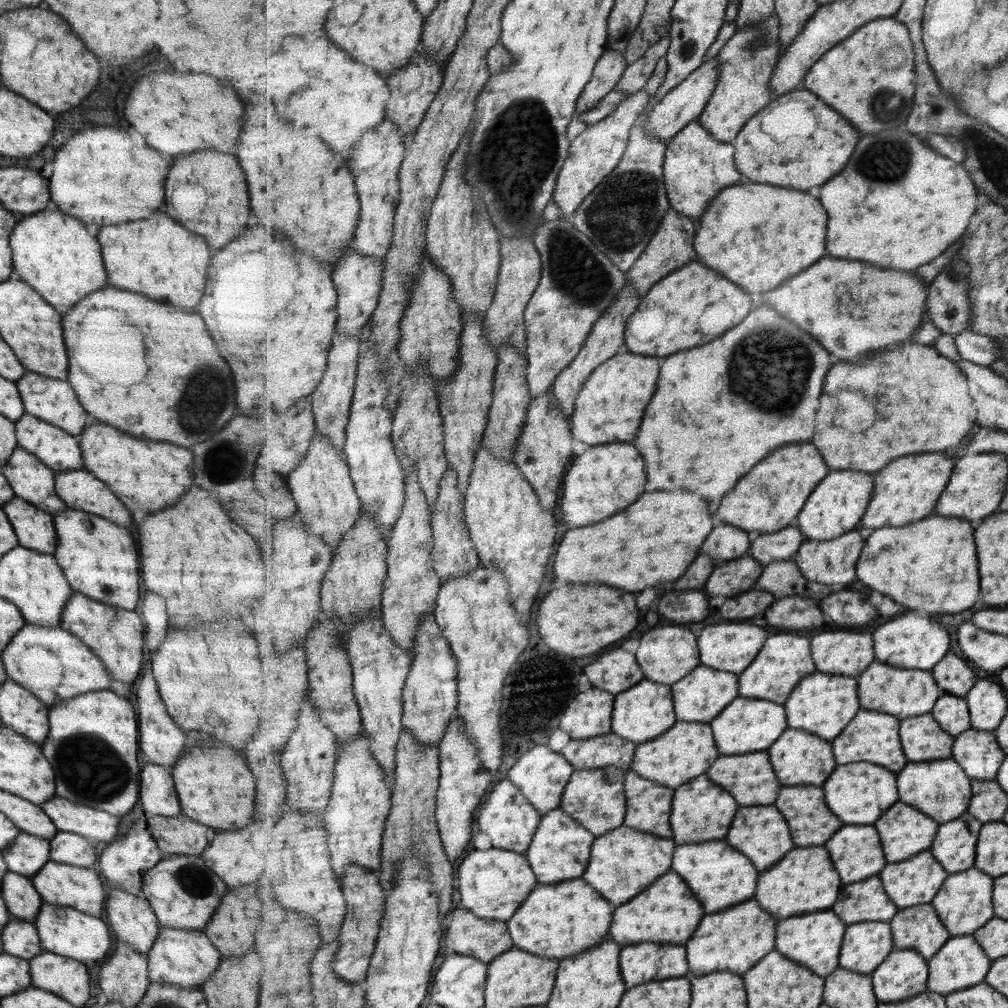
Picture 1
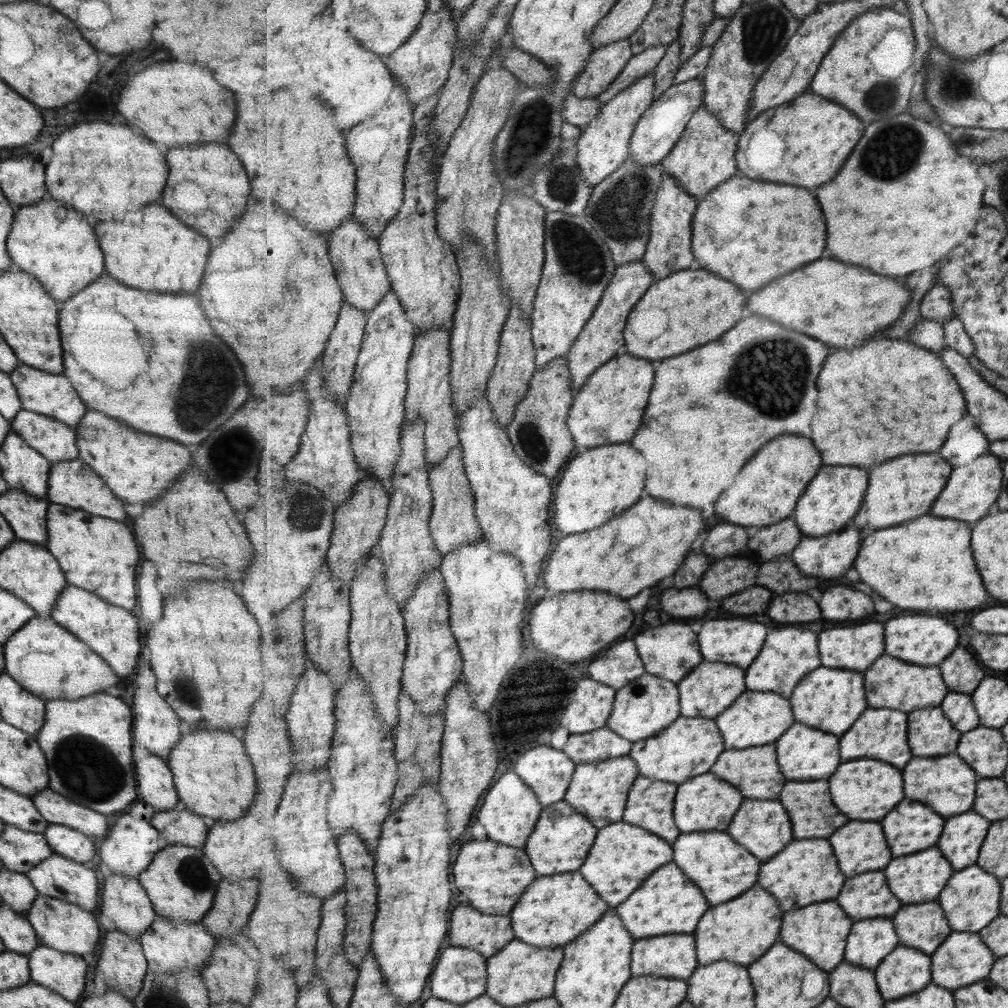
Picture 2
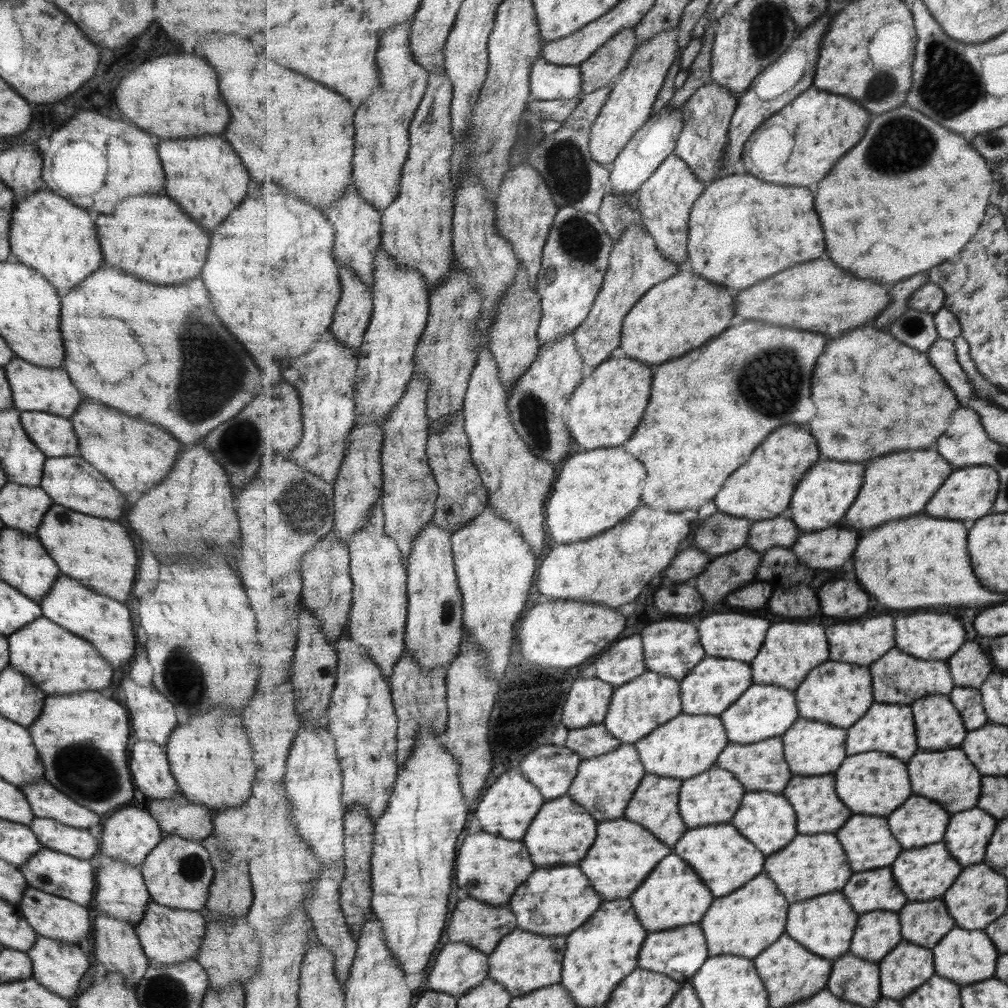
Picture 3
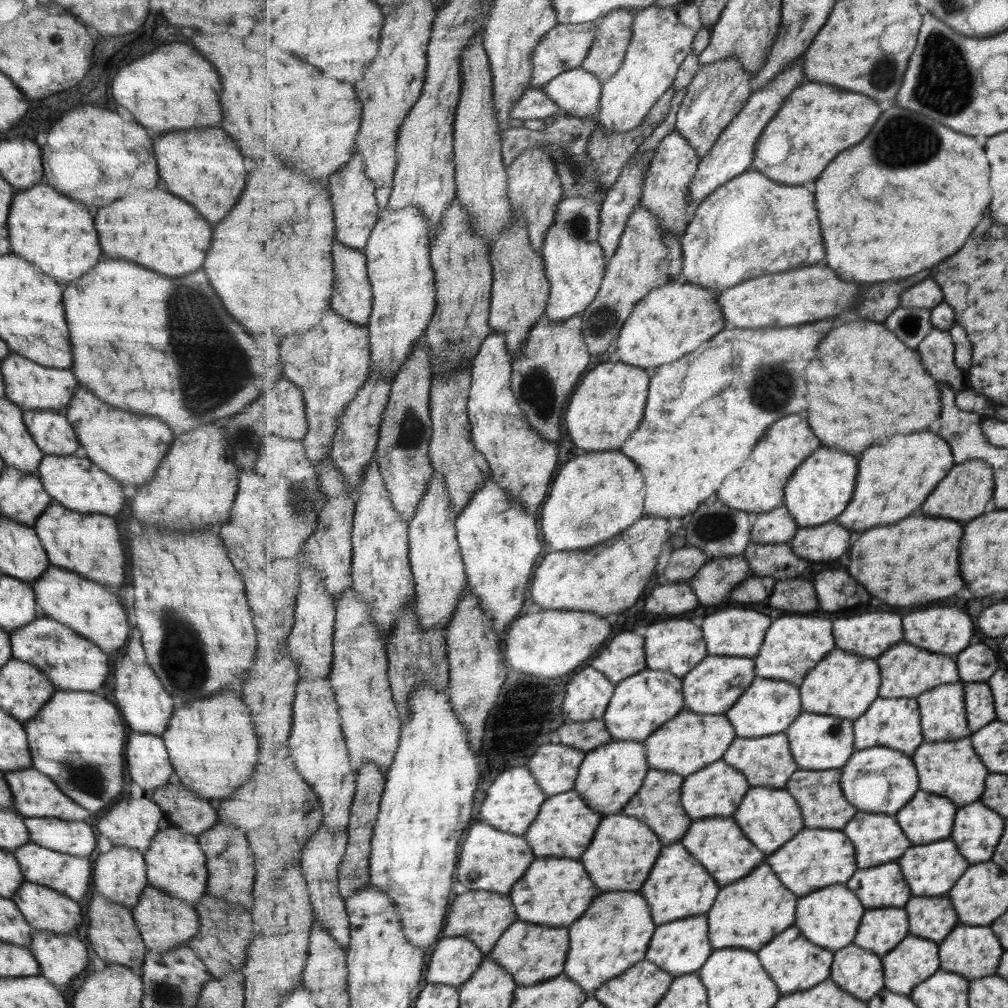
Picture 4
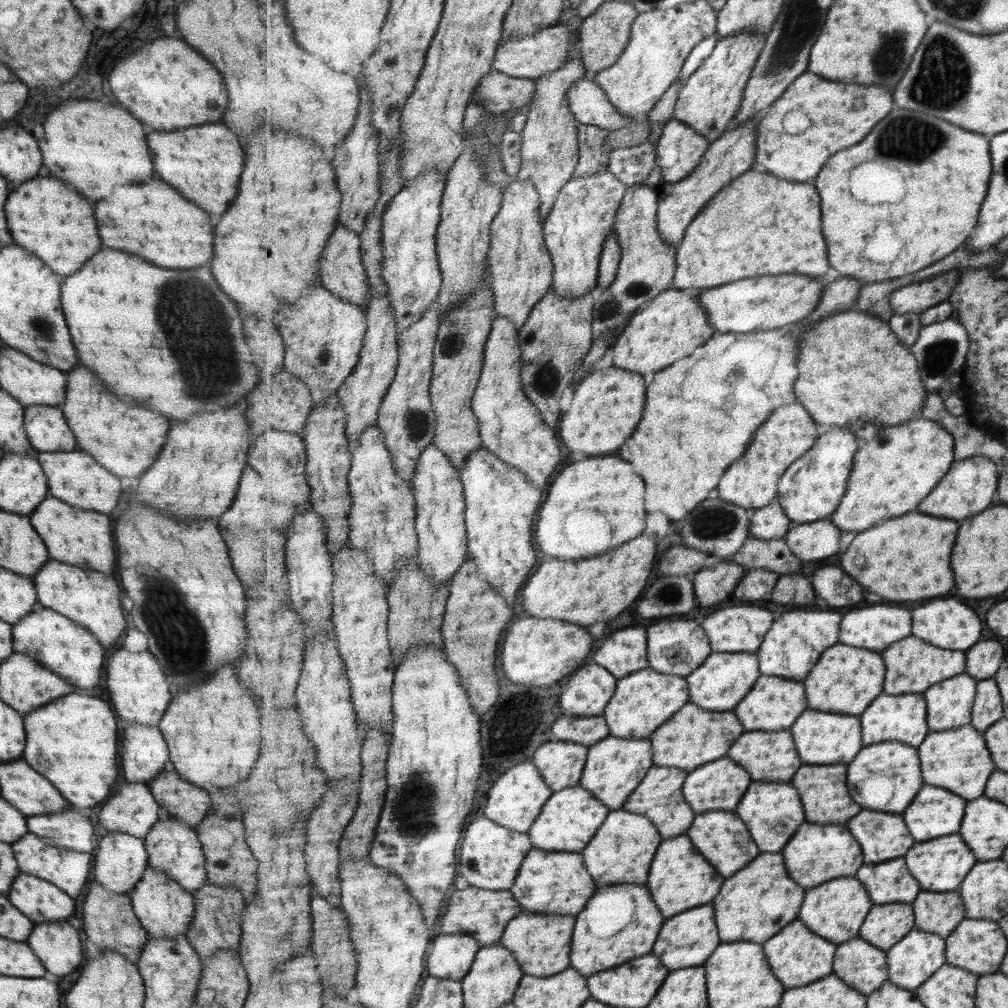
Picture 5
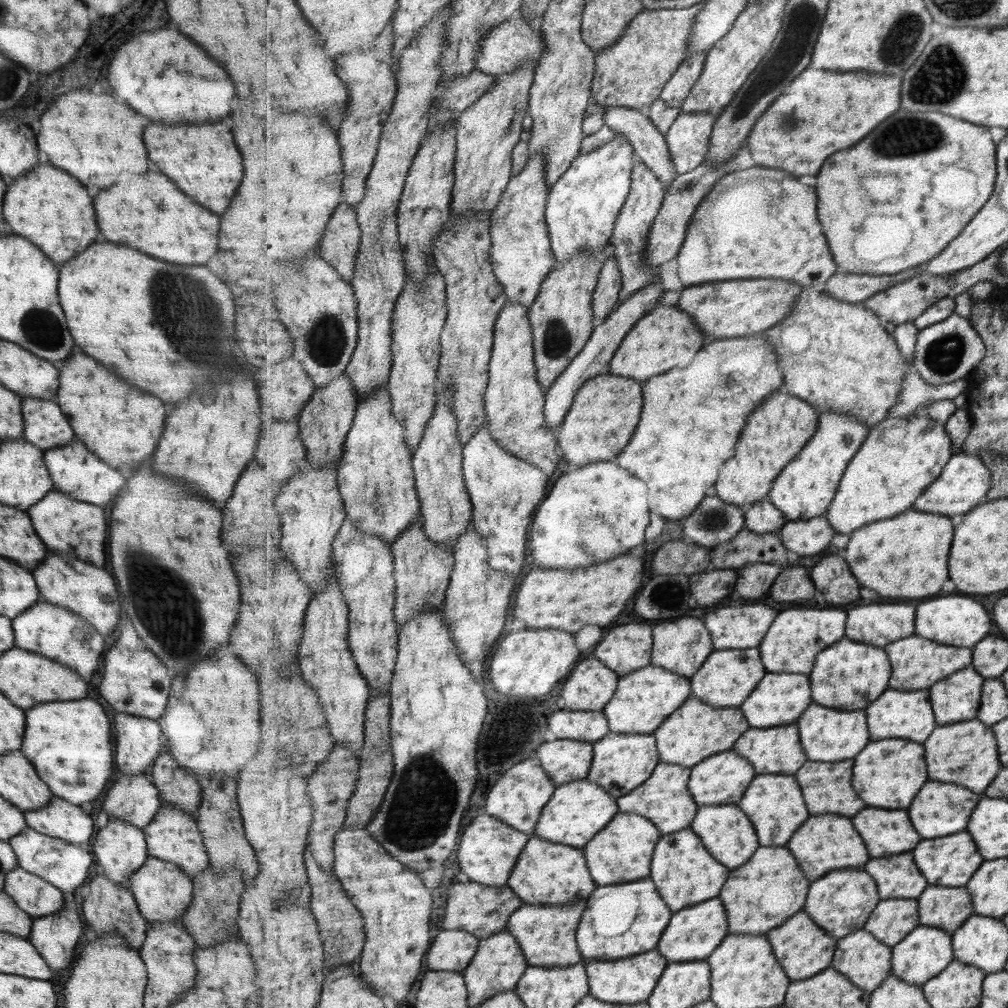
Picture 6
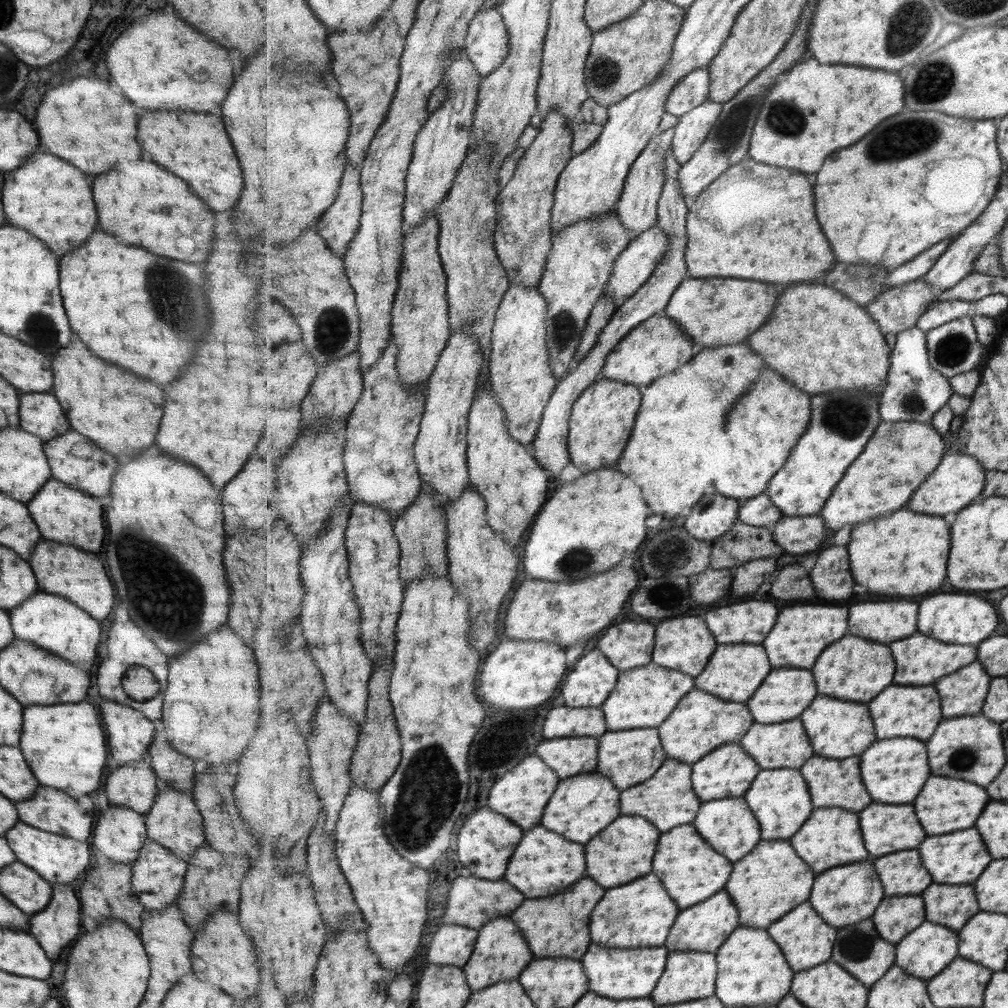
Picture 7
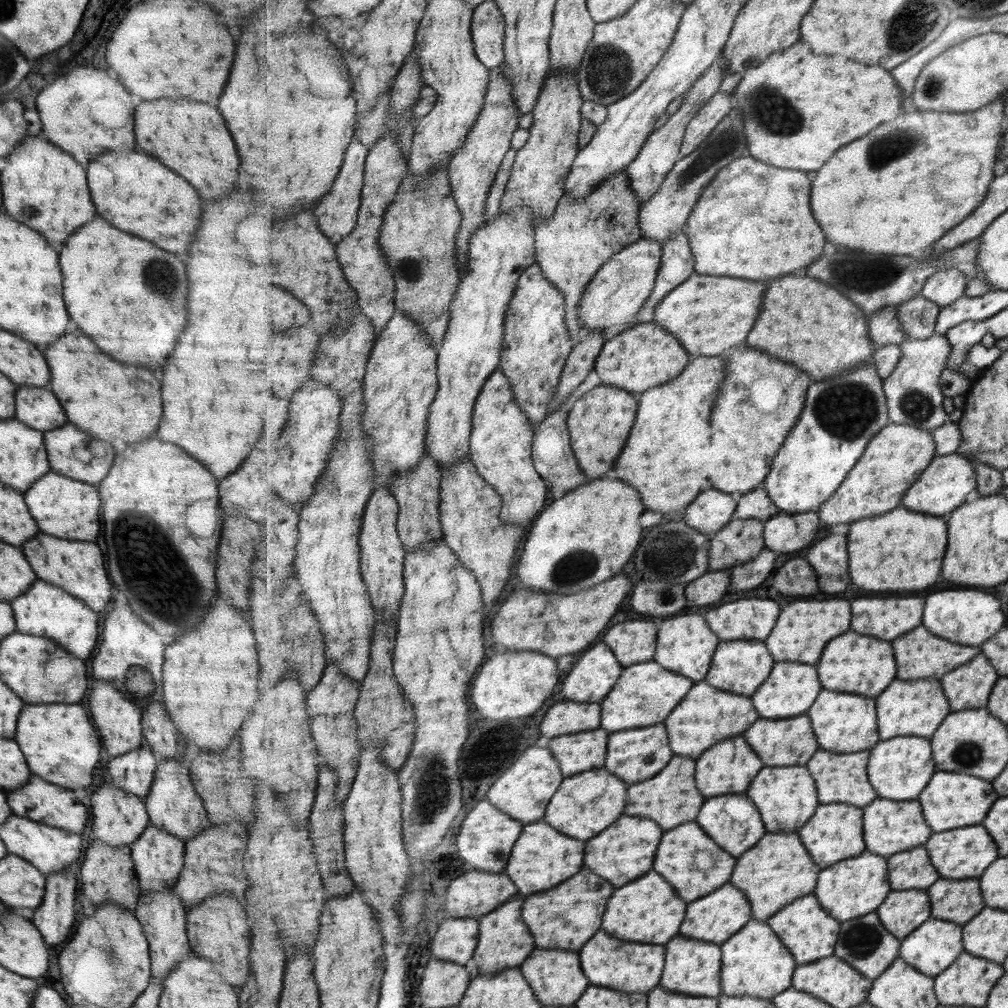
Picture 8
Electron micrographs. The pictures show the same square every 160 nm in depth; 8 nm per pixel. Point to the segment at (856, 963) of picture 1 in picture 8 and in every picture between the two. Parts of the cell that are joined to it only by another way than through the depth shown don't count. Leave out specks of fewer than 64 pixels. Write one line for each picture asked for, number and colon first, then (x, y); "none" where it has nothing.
2: (872, 940)
3: (877, 935)
4: (882, 930)
5: (885, 926)
6: (892, 920)
7: (898, 916)
8: (905, 911)

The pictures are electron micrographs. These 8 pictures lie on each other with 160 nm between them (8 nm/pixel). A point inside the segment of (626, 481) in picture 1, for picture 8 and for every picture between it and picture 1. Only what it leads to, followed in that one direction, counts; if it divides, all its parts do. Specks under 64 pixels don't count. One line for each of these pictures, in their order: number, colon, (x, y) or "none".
2: (598, 485)
3: (596, 490)
4: (594, 497)
5: (565, 529)
6: (598, 512)
7: (589, 525)
8: (584, 538)

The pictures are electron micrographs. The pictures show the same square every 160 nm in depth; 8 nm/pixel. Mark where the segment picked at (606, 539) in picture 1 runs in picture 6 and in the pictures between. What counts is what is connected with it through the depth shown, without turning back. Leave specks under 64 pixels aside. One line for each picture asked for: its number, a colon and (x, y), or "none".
2: (601, 560)
3: (613, 568)
4: (612, 581)
5: (580, 591)
6: (546, 598)

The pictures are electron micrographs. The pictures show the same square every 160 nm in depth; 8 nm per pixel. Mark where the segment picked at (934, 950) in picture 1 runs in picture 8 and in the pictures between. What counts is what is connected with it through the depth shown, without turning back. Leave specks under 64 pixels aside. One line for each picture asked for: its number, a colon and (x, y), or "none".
2: (925, 927)
3: (925, 923)
4: (932, 918)
5: (941, 914)
6: (946, 908)
7: (953, 906)
8: (959, 901)

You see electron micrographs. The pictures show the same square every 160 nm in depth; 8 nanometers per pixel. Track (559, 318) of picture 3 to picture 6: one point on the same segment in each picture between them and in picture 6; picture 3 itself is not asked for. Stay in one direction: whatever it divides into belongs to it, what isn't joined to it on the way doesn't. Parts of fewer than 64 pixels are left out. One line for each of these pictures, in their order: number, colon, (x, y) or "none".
4: (576, 266)
5: (584, 214)
6: (583, 206)

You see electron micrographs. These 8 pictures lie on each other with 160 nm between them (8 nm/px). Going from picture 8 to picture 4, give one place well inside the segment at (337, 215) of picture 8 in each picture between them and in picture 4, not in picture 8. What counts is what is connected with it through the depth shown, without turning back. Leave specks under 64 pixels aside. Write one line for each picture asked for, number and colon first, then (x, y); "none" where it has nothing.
4: (353, 296)
5: (342, 271)
6: (340, 245)
7: (340, 224)

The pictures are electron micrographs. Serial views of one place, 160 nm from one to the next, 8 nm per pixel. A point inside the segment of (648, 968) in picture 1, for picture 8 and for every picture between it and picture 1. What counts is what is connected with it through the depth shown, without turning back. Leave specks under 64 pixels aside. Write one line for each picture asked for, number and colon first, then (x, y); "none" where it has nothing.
2: (674, 956)
3: (680, 953)
4: (681, 947)
5: (689, 940)
6: (695, 934)
7: (705, 927)
8: (716, 918)

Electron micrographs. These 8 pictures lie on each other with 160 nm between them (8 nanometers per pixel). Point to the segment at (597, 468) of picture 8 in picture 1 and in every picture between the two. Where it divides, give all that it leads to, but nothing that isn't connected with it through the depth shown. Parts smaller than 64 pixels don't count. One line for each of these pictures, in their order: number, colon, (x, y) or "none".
1: (611, 408)
2: (610, 408)
3: (606, 409)
4: (609, 405)
5: (609, 403)
6: (602, 420)
7: (603, 418)

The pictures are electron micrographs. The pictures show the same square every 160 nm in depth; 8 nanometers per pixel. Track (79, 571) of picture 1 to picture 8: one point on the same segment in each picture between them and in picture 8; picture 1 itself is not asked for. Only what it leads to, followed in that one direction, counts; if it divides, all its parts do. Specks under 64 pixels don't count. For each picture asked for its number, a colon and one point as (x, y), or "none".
2: (99, 555)
3: (97, 553)
4: (88, 544)
5: (81, 538)
6: (73, 528)
7: (62, 514)
8: (60, 506)

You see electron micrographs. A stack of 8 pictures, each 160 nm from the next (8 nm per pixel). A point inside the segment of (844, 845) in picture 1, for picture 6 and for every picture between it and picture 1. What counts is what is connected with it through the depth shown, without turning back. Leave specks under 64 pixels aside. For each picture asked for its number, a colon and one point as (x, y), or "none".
2: (862, 846)
3: (870, 843)
4: (877, 837)
5: (885, 836)
6: (886, 832)

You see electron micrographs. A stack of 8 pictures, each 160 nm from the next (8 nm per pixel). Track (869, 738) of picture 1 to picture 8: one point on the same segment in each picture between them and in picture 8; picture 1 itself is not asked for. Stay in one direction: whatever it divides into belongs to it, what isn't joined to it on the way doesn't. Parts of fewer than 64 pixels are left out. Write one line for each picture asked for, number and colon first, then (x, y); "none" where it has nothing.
2: (882, 734)
3: (887, 727)
4: (895, 722)
5: (904, 718)
6: (909, 715)
7: (911, 712)
8: (917, 708)

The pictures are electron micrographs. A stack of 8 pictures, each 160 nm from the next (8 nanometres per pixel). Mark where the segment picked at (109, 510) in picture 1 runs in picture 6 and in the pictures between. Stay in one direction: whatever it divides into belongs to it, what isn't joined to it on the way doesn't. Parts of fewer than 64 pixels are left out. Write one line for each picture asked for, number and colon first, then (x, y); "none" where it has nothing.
2: (73, 484)
3: (71, 482)
4: (69, 480)
5: (73, 477)
6: (75, 472)

